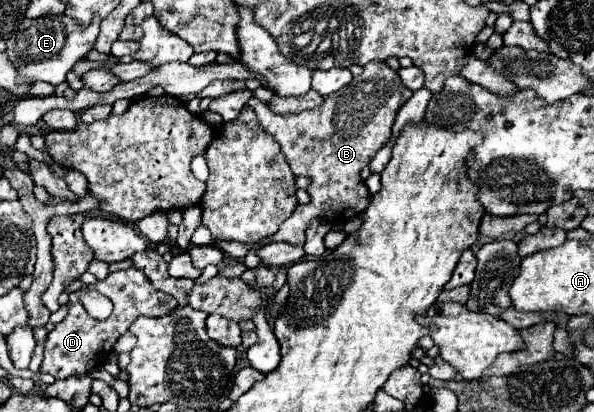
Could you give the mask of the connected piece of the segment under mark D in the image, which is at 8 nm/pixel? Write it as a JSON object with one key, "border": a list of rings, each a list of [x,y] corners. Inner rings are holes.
{"border":[[[127,268],[127,270],[111,272],[105,280],[95,282],[91,286],[83,286],[79,292],[69,294],[69,304],[67,306],[69,306],[67,318],[63,322],[55,324],[55,328],[47,336],[45,358],[43,358],[43,364],[41,364],[41,372],[49,372],[57,380],[59,378],[69,378],[69,376],[81,376],[81,374],[87,374],[93,368],[103,366],[107,356],[111,354],[113,344],[117,342],[117,338],[127,332],[129,324],[139,314],[143,314],[143,316],[165,316],[177,306],[177,300],[173,300],[173,296],[153,288],[151,282],[139,270]],[[89,290],[97,290],[113,302],[113,312],[107,320],[99,322],[99,320],[91,318],[87,314],[87,310],[83,308],[83,304],[79,302],[79,296],[83,292],[89,292]]]}

